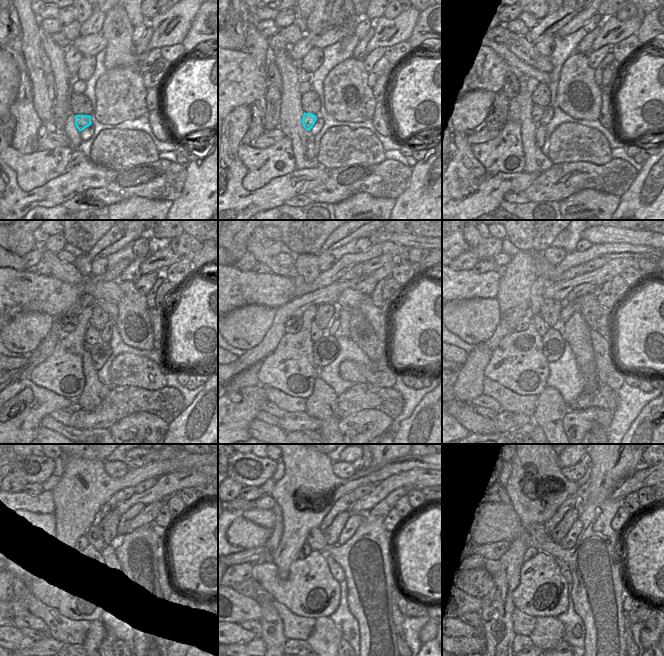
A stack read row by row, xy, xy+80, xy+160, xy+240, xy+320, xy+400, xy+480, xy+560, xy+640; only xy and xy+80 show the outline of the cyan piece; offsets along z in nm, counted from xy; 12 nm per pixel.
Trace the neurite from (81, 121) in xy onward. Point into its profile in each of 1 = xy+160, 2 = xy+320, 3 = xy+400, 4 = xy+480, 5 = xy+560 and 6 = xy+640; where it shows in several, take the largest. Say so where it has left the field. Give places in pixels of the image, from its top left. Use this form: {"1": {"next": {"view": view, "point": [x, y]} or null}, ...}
{"1": {"next": {"view": "xy+160", "point": [537, 112]}}, "2": {"next": {"view": "xy+320", "point": [316, 332]}}, "3": {"next": {"view": "xy+400", "point": [541, 327]}}, "4": {"next": {"view": "xy+480", "point": [92, 540]}}, "5": {"next": {"view": "xy+560", "point": [315, 539]}}, "6": {"next": {"view": "xy+640", "point": [536, 531]}}}

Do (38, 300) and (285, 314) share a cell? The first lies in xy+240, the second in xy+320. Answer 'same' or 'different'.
different

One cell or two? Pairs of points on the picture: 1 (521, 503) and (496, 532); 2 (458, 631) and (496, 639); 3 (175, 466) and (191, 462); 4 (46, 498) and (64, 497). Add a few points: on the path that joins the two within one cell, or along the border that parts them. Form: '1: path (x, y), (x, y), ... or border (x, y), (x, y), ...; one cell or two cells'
1: border (510, 504), (524, 525); two cells
2: border (481, 626), (483, 637); two cells
3: path (179, 465), (187, 463); one cell
4: border (51, 492), (54, 509), (49, 517); two cells

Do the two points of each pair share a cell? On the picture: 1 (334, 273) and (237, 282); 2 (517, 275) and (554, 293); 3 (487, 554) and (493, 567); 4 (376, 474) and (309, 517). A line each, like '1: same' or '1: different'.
1: same
2: different
3: different
4: same

